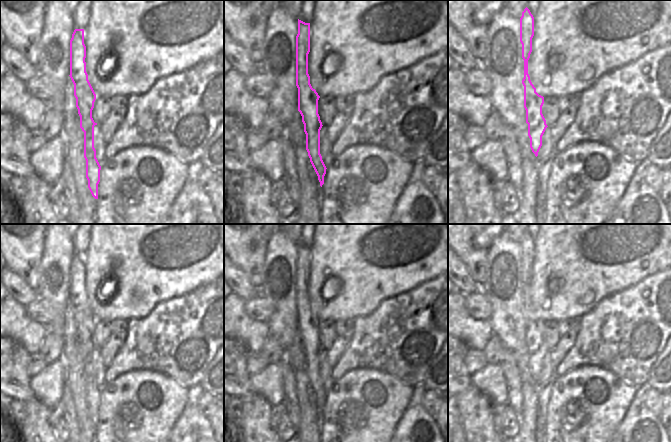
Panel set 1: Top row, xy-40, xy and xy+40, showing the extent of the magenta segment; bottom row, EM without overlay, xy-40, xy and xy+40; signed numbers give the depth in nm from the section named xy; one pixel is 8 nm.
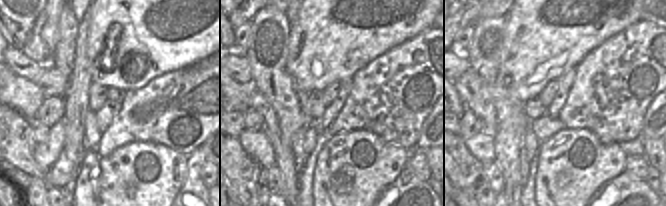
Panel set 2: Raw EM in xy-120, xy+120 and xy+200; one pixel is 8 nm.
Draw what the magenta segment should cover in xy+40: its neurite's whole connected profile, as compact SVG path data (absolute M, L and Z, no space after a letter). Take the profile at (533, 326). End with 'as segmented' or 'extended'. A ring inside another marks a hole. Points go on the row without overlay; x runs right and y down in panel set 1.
M526 231L520 242L520 266L522 268L522 282L524 284L524 332L526 334L526 347L528 348L528 360L530 372L535 380L542 370L542 360L548 351L542 338L544 321L536 316L536 312L528 298L528 284L532 276L532 262L534 260L534 241Z; as segmented

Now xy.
M298 243L296 260L296 310L298 312L298 335L302 340L306 358L306 374L318 400L320 410L324 408L326 390L320 378L320 354L322 346L318 338L320 320L310 308L308 278L310 276L310 247Z; as segmented

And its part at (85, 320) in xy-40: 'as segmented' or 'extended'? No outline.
as segmented

